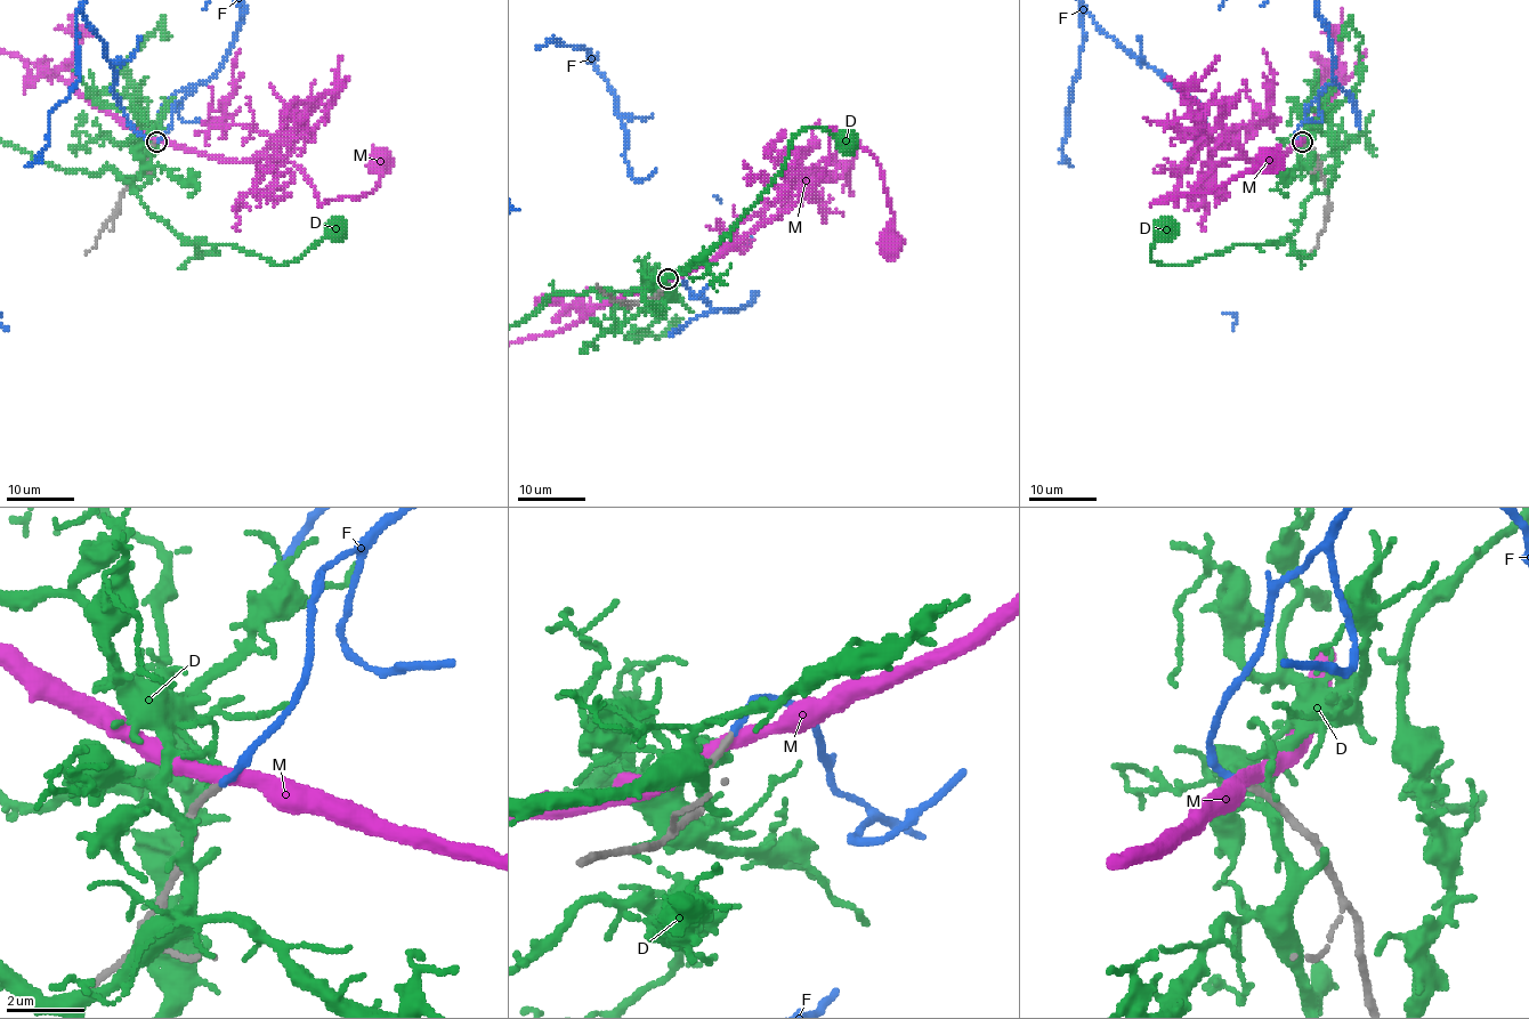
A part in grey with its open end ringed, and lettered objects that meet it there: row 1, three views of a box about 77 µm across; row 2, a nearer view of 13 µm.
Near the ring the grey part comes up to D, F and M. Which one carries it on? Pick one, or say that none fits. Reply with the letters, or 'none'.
F

